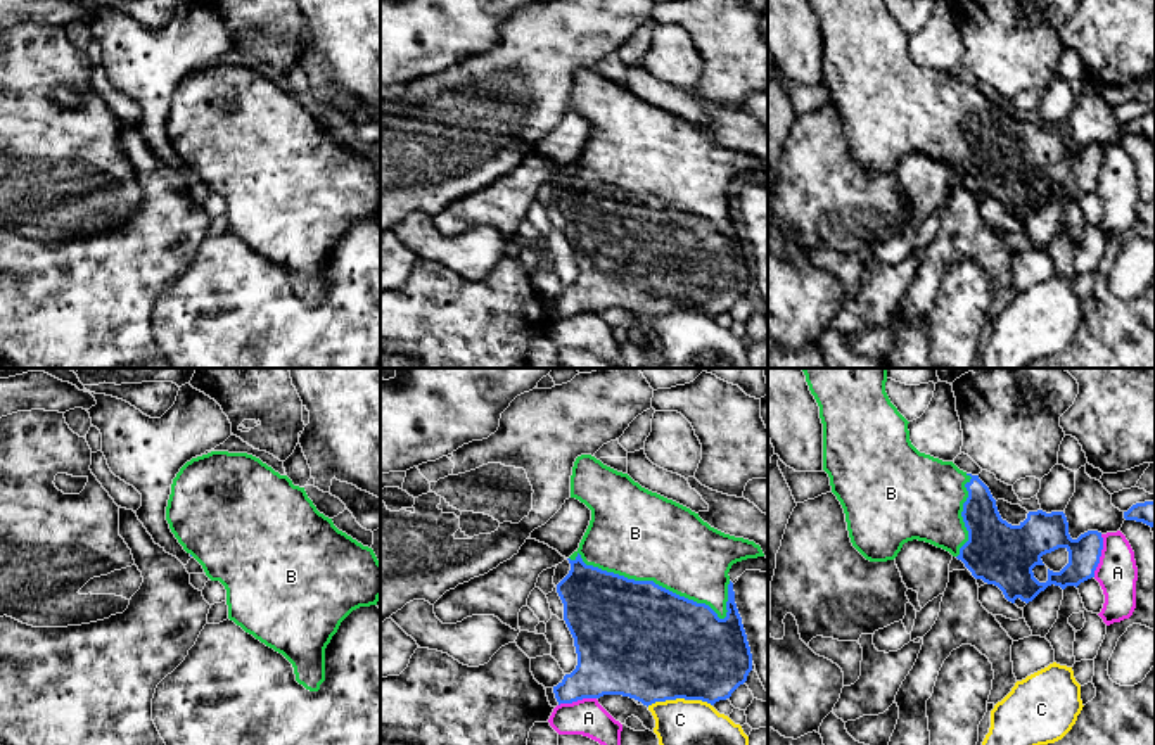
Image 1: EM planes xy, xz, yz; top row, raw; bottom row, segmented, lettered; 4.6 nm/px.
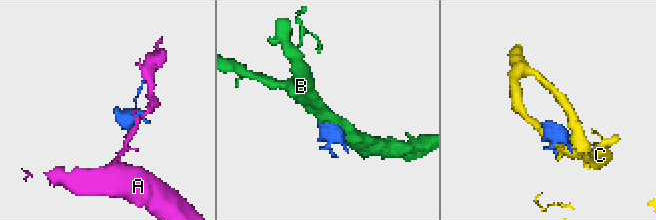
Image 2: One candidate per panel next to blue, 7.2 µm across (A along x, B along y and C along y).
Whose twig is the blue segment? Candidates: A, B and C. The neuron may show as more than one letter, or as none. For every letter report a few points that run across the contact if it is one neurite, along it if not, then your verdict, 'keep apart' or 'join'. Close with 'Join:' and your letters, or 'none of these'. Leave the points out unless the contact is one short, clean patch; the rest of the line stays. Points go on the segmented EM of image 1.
A: keep apart
B: join
C: keep apart
Join: B

